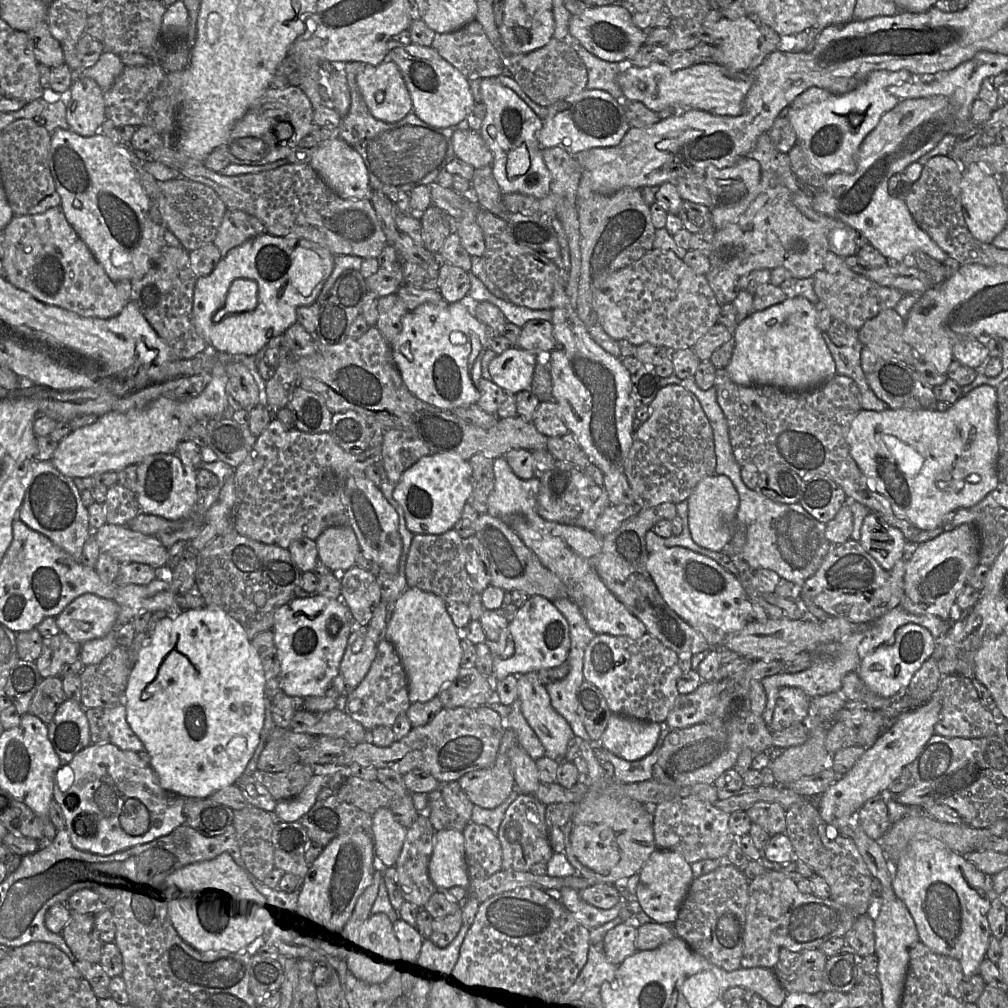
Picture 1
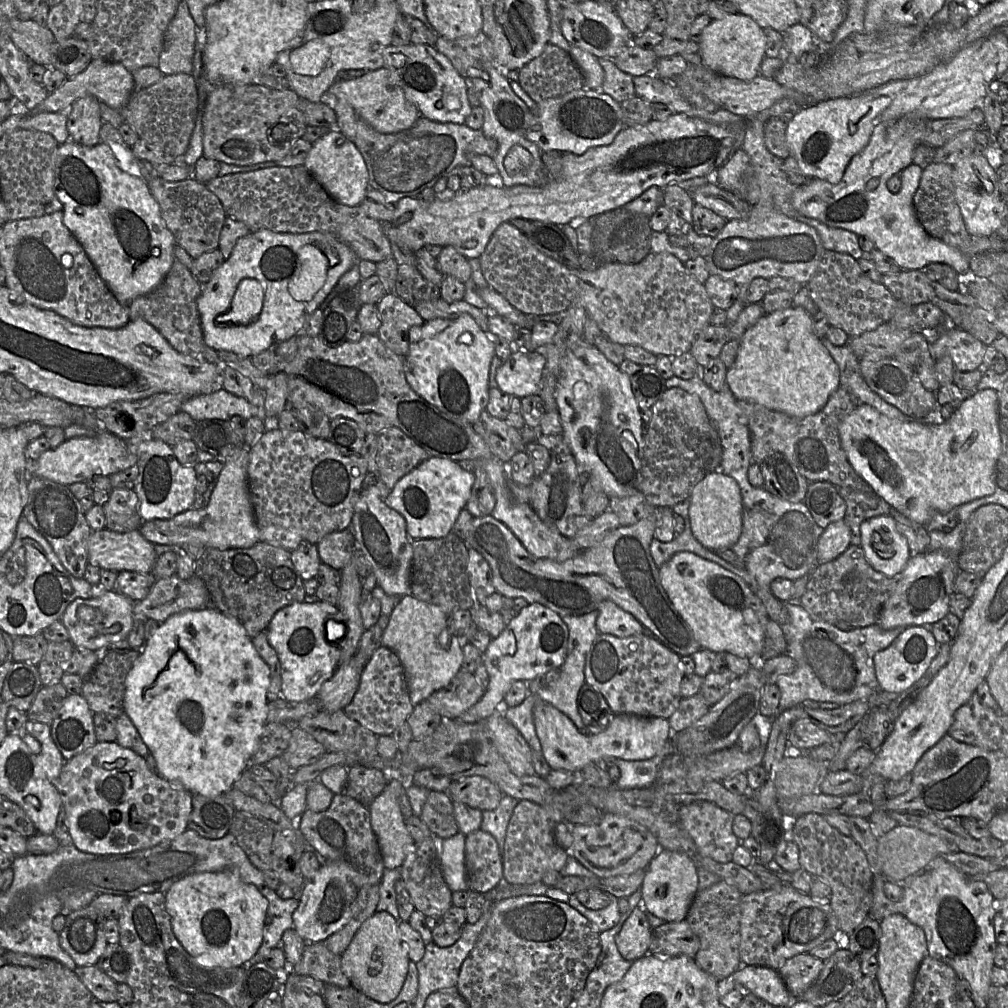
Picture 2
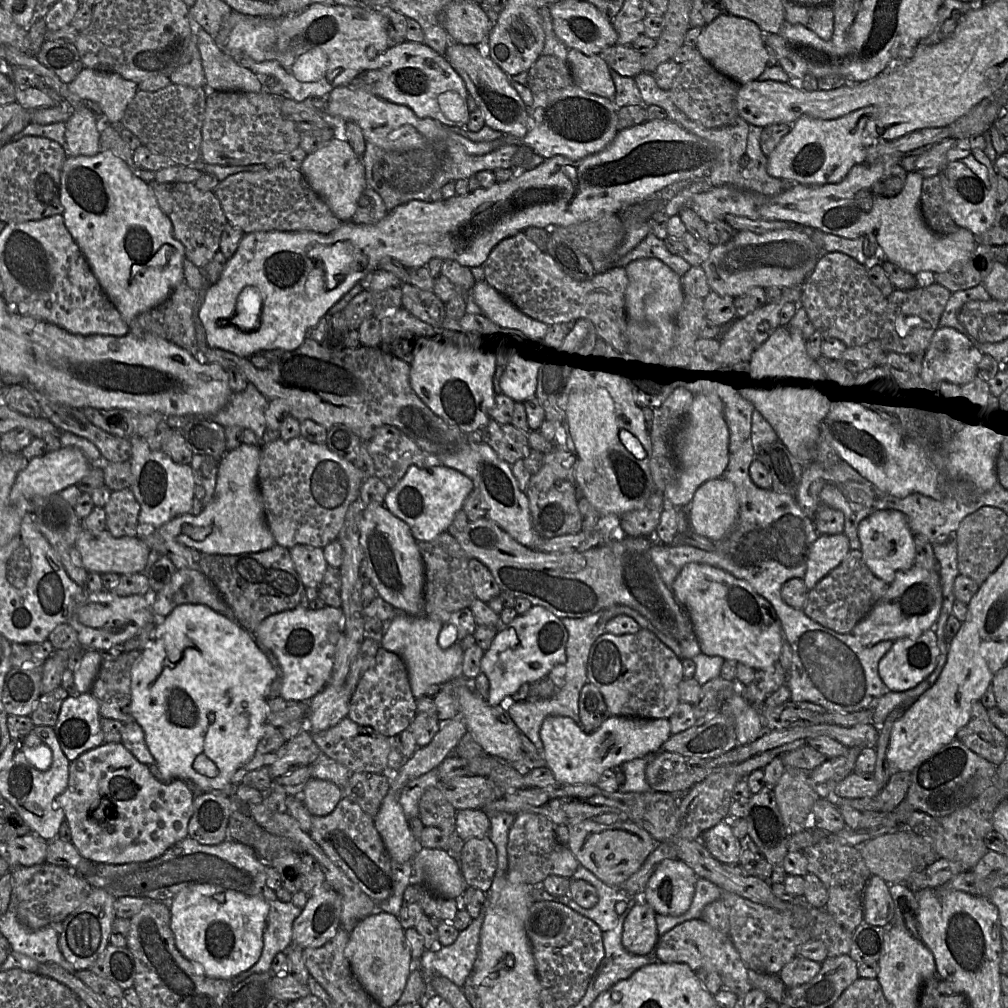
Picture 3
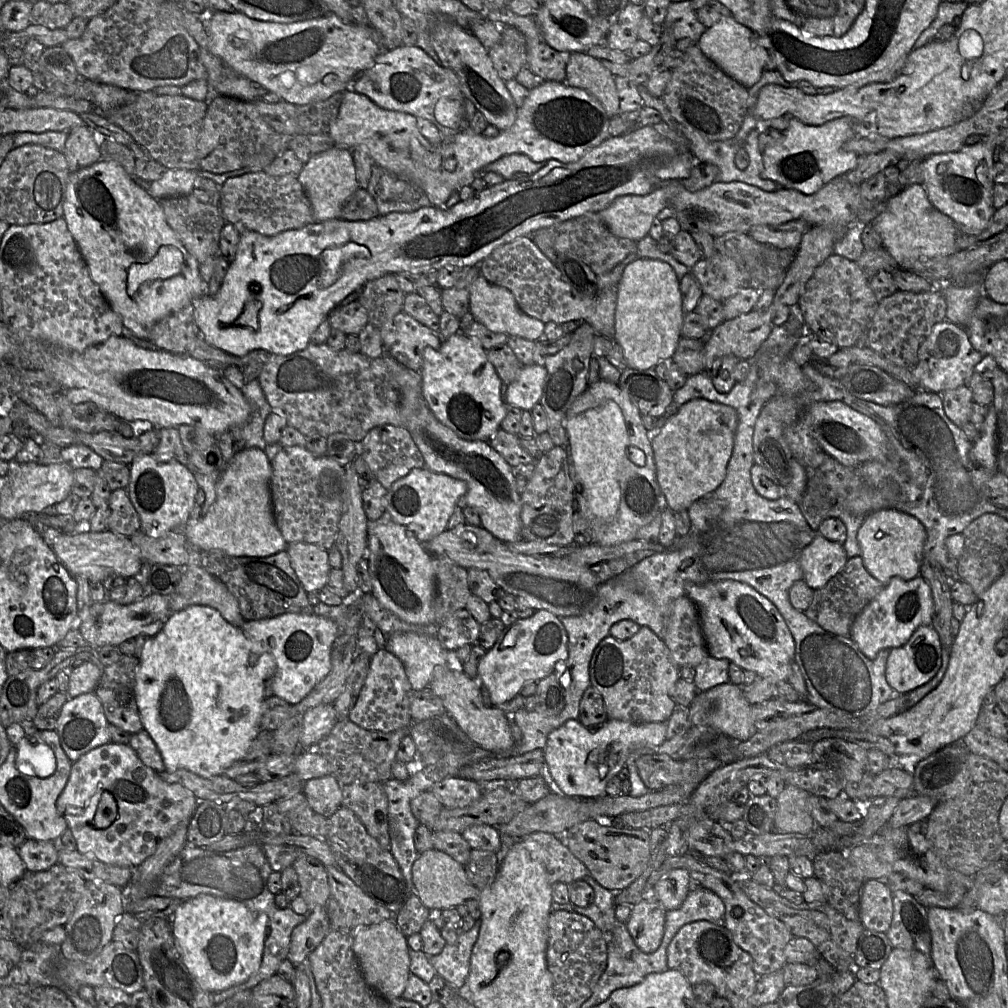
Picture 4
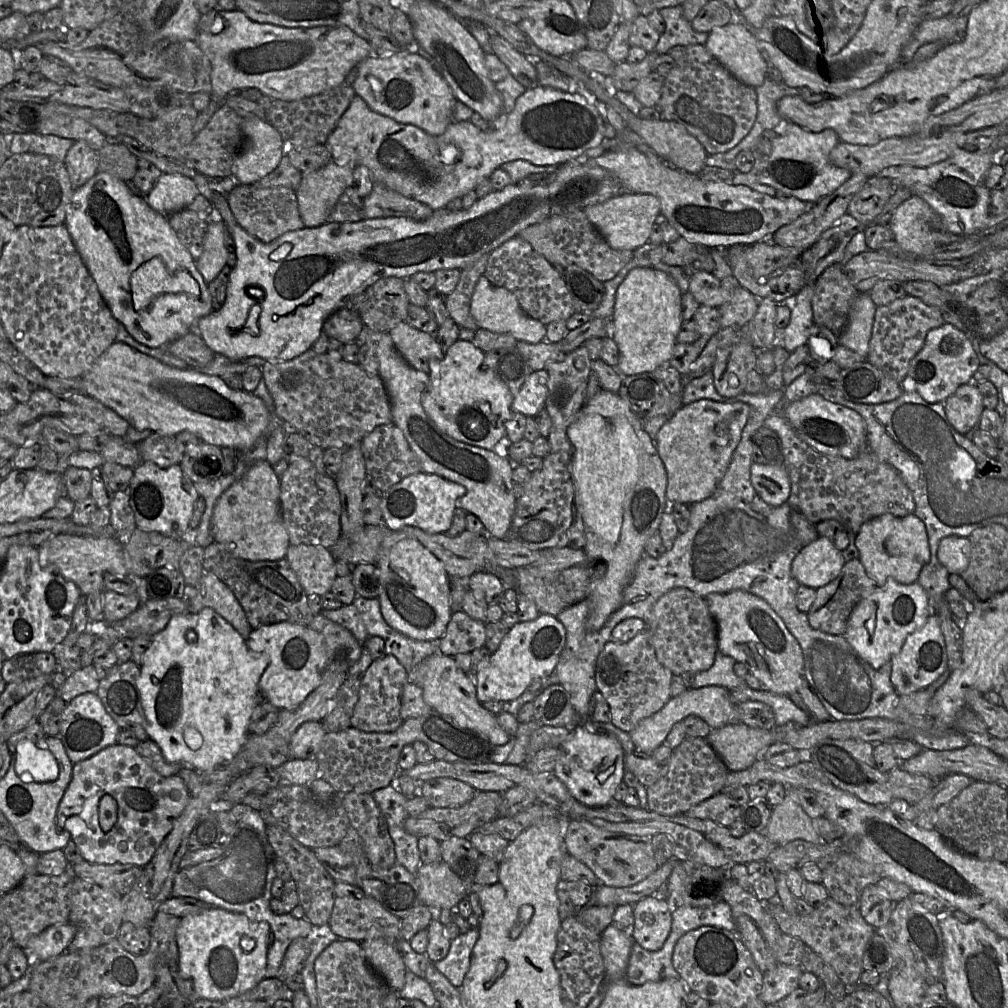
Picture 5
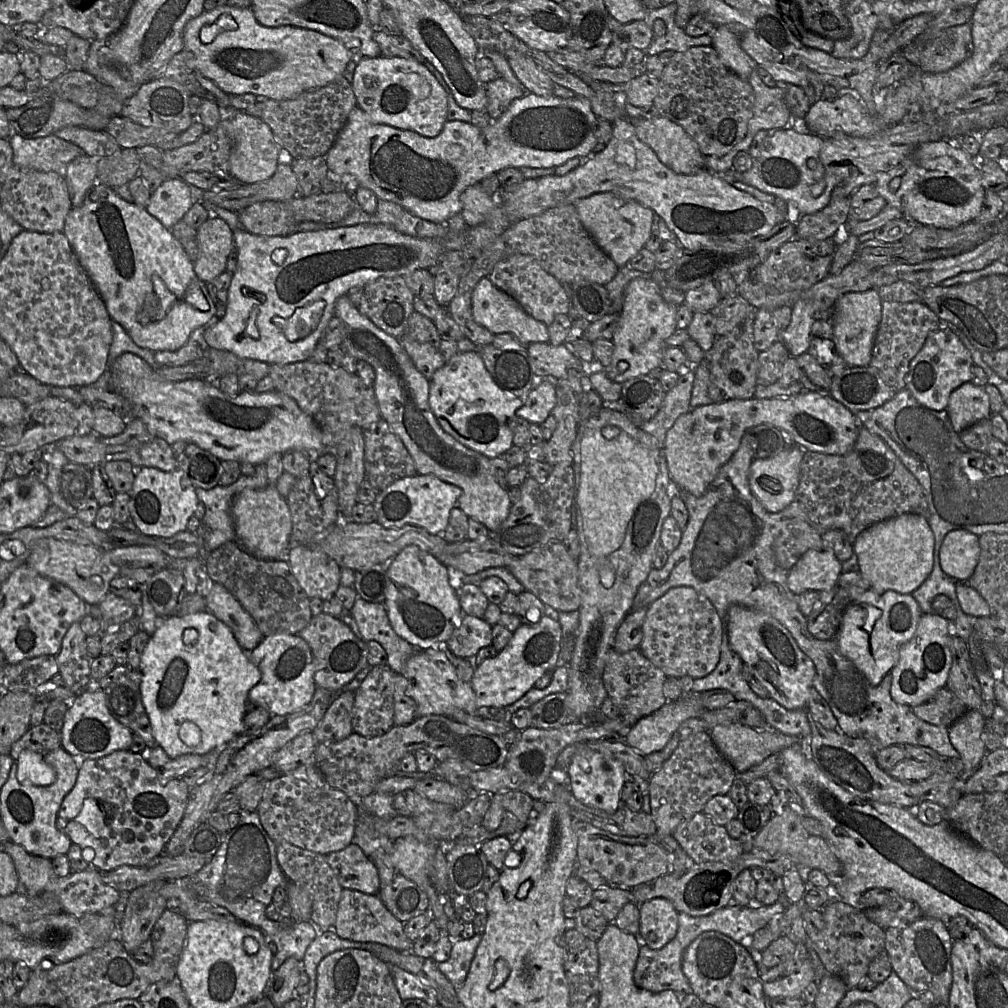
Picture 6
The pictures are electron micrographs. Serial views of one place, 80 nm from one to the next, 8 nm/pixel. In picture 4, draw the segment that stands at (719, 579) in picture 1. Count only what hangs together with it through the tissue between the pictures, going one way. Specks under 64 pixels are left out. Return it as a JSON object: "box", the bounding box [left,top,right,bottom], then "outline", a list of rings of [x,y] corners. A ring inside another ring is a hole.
{"box":[686,580,795,683],"outline":[[[734,580],[705,584],[687,583],[686,596],[698,608],[701,630],[711,657],[727,659],[744,671],[753,671],[775,683],[787,682],[791,664],[795,662],[794,639],[776,607],[765,596],[751,586]]]}

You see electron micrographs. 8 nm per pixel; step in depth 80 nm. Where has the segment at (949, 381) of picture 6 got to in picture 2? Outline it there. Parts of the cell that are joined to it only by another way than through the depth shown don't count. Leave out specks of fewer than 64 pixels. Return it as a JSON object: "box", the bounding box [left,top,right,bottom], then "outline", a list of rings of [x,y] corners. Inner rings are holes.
{"box":[930,327,986,372],"outline":[[[943,327],[930,343],[930,354],[936,361],[949,356],[955,370],[971,372],[983,363],[986,346],[975,336],[958,327]]]}

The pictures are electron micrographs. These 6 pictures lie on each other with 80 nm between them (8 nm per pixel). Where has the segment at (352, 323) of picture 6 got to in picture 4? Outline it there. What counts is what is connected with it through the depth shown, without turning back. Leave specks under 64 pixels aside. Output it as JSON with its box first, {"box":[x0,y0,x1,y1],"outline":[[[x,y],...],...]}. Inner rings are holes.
{"box":[396,367,522,543],"outline":[[[402,367],[396,373],[396,382],[401,393],[400,407],[404,427],[424,458],[424,468],[465,481],[468,490],[457,507],[475,508],[479,513],[482,527],[494,537],[505,543],[522,540],[521,495],[516,490],[513,467],[490,446],[488,441],[460,438],[435,418],[422,395],[420,371]]]}

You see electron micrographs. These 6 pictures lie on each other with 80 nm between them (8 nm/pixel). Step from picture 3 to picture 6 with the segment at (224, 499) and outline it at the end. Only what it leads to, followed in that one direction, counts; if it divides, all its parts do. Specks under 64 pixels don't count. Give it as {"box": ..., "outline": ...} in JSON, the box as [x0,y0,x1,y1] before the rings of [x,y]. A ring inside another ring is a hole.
{"box":[231,485,291,560],"outline":[[[276,485],[262,489],[244,489],[234,499],[231,514],[236,532],[236,542],[248,553],[262,560],[285,560],[291,548],[291,515],[286,500],[279,494]]]}

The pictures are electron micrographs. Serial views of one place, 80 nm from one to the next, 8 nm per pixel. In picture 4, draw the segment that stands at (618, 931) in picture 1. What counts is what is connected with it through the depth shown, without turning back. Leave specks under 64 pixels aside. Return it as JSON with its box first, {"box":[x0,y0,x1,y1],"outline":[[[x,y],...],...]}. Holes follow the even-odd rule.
{"box":[626,895,666,954],"outline":[[[650,895],[632,906],[626,928],[640,951],[649,954],[659,948],[665,931],[666,912],[664,906]]]}

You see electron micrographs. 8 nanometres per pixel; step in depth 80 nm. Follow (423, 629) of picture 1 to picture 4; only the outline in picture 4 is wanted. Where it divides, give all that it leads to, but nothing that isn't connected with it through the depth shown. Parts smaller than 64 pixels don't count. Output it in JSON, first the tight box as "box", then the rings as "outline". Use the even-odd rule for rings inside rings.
{"box":[385,632,451,691],"outline":[[[410,632],[396,633],[387,639],[385,649],[401,660],[414,691],[421,690],[429,685],[437,666],[449,666],[451,662],[450,652],[440,644],[436,636],[425,636]]]}

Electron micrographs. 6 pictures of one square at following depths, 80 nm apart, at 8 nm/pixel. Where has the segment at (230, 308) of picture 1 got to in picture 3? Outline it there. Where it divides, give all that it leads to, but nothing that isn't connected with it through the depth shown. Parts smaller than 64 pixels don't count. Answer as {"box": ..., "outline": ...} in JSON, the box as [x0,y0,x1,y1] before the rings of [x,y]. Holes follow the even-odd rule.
{"box":[230,286,262,331],"outline":[[[246,286],[239,293],[235,313],[230,318],[231,325],[246,331],[258,327],[262,310],[262,296],[258,288]]]}

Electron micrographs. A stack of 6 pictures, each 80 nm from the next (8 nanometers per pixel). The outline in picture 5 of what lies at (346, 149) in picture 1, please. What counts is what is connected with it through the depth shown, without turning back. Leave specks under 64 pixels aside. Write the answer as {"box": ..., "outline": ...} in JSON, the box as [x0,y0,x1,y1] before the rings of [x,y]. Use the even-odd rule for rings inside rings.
{"box":[295,161,354,226],"outline":[[[333,161],[319,170],[302,174],[295,192],[304,226],[326,223],[341,194],[351,186],[354,186],[353,169]]]}

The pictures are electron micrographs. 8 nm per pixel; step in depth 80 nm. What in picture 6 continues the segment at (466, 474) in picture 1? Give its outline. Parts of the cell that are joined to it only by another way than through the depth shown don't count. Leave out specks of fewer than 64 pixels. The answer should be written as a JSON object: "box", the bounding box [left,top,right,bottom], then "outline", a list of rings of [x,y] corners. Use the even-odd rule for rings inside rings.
{"box":[372,474,461,535],"outline":[[[415,474],[399,479],[381,490],[372,505],[377,514],[376,522],[385,528],[399,529],[413,525],[436,535],[446,529],[450,512],[456,507],[461,494],[460,487],[444,482],[434,475]]]}

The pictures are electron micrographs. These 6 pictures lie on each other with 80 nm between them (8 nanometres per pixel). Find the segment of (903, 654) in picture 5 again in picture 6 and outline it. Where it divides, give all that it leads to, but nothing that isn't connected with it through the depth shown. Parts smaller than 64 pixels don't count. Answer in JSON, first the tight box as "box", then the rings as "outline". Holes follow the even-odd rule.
{"box":[891,613,951,709],"outline":[[[938,613],[923,614],[913,637],[903,646],[899,660],[891,670],[892,699],[911,709],[929,701],[940,689],[946,687],[951,664],[949,621]]]}

